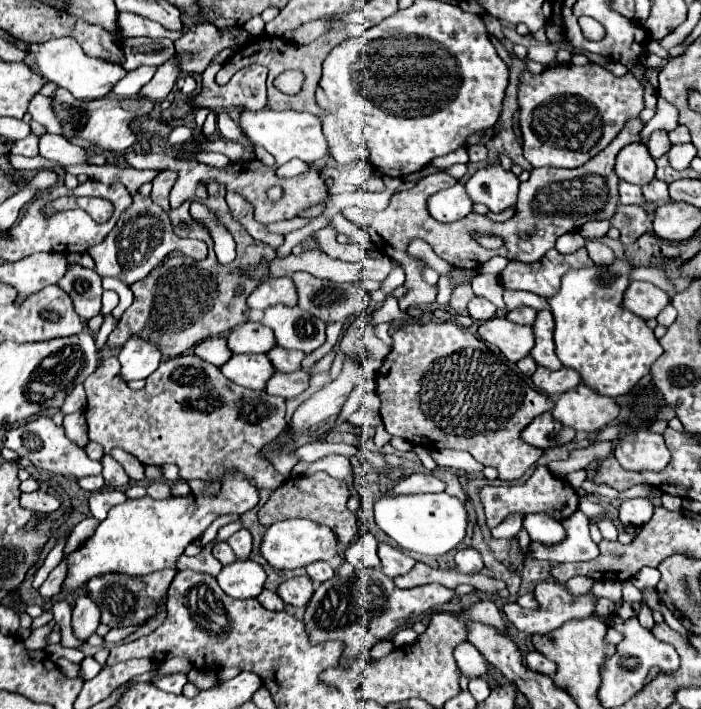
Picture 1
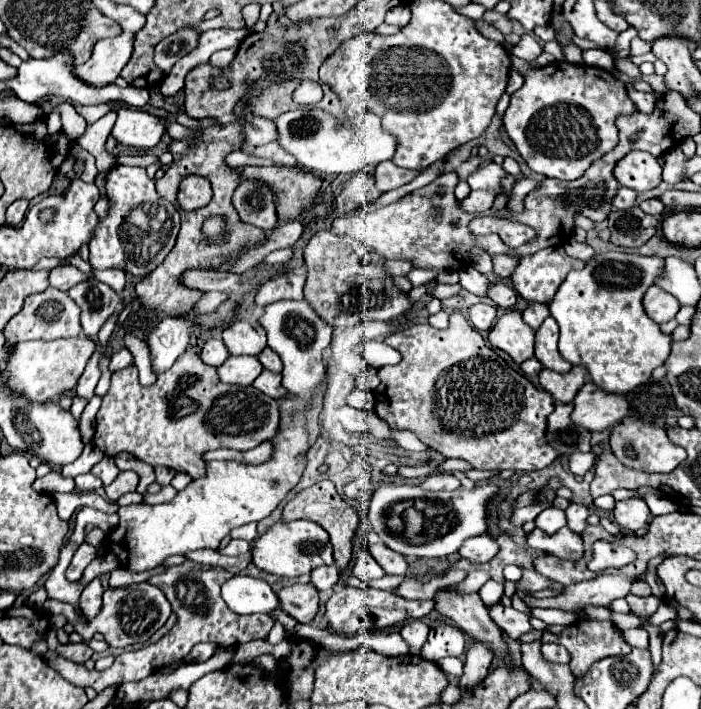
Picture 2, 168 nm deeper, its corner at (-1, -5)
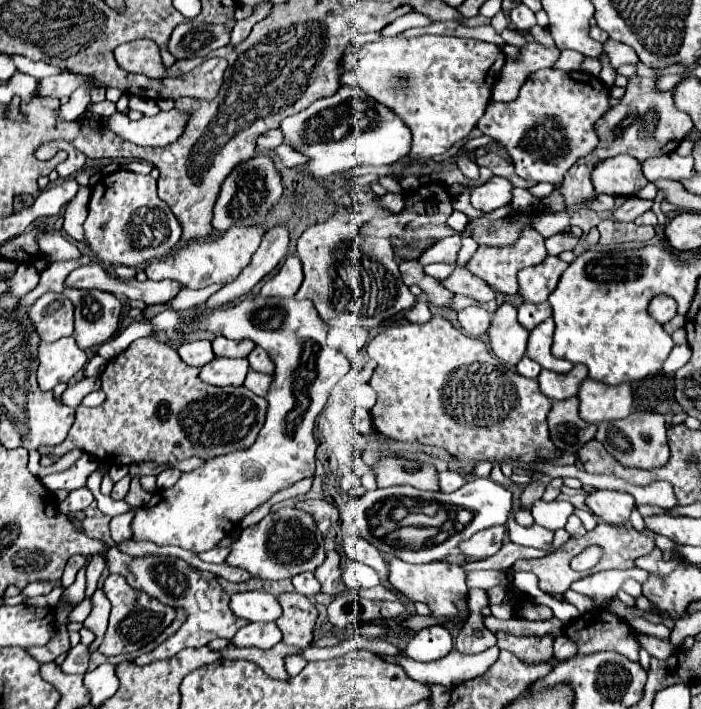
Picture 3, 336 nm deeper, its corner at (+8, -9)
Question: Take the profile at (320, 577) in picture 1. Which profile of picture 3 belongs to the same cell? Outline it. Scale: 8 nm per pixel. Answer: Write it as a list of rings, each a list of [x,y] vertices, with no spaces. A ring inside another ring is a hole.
[[[302,573],[302,575],[296,575],[296,577],[292,579],[292,583],[294,583],[294,587],[296,587],[298,593],[308,595],[310,599],[314,599],[314,595],[320,593],[320,583],[318,583],[318,579],[314,577],[314,573]]]

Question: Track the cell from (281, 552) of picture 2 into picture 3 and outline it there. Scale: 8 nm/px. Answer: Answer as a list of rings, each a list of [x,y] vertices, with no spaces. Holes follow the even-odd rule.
[[[282,507],[276,513],[266,515],[260,523],[246,527],[230,549],[232,551],[226,557],[228,565],[246,569],[250,575],[268,581],[288,579],[304,571],[316,571],[326,559],[324,541],[314,519],[294,507]]]

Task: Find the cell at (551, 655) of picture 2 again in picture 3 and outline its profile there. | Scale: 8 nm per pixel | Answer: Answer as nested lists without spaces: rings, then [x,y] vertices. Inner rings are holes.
[[[564,635],[556,637],[554,639],[554,659],[566,661],[572,655],[576,655],[576,645],[572,641],[568,641]]]

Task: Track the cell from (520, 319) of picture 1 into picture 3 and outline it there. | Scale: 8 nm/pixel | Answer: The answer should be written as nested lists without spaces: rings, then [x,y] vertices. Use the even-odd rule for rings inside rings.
[[[544,301],[544,303],[522,303],[518,307],[518,321],[522,327],[526,327],[528,331],[532,331],[538,323],[542,323],[544,319],[548,319],[552,315],[552,309],[550,309],[550,303]]]

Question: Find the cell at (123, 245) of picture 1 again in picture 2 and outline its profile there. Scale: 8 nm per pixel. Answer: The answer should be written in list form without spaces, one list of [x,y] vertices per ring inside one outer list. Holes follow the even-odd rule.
[[[115,165],[109,169],[105,193],[109,197],[109,209],[105,217],[99,217],[89,241],[89,263],[95,269],[123,269],[133,277],[145,277],[173,249],[179,233],[179,211],[173,203],[159,197],[155,179],[143,167]]]

